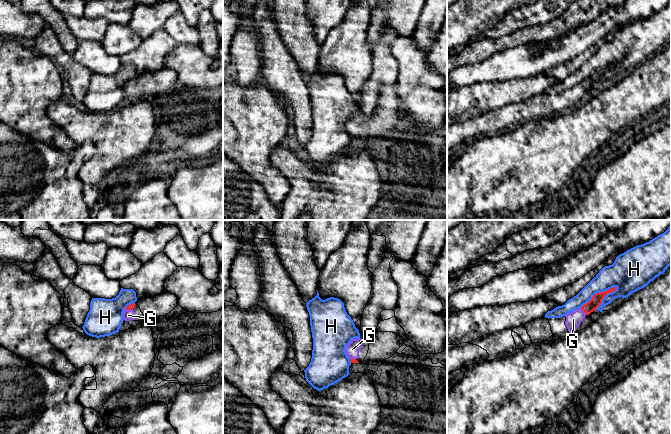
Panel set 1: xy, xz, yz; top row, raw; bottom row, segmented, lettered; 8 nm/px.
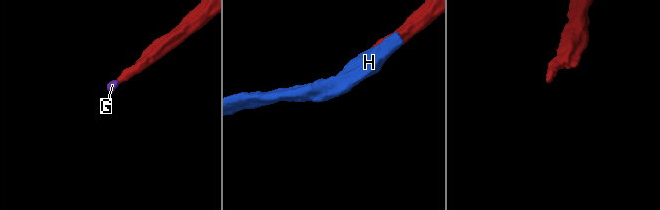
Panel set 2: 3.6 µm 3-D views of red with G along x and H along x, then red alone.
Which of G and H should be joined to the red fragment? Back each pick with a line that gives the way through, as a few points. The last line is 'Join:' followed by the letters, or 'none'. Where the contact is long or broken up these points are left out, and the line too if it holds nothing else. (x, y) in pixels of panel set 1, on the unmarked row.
G: way yz (594, 79), (584, 87), (573, 95)
Join: G

